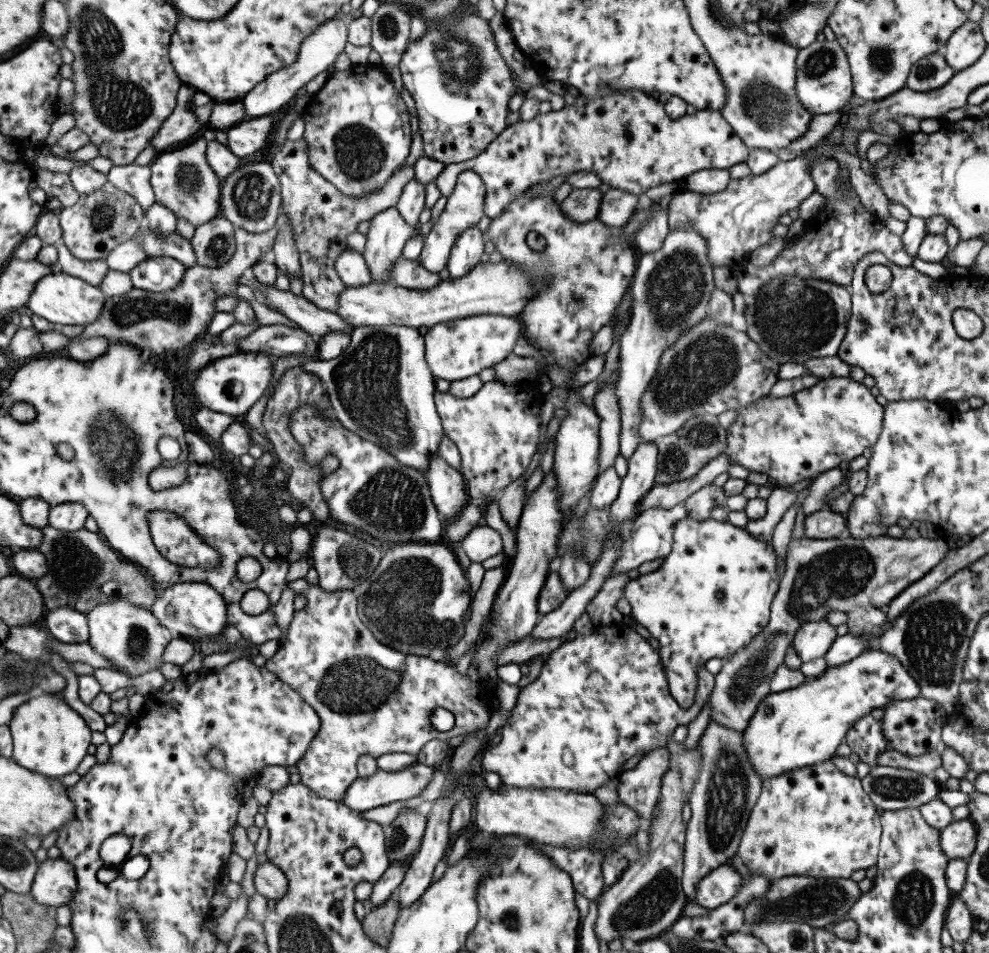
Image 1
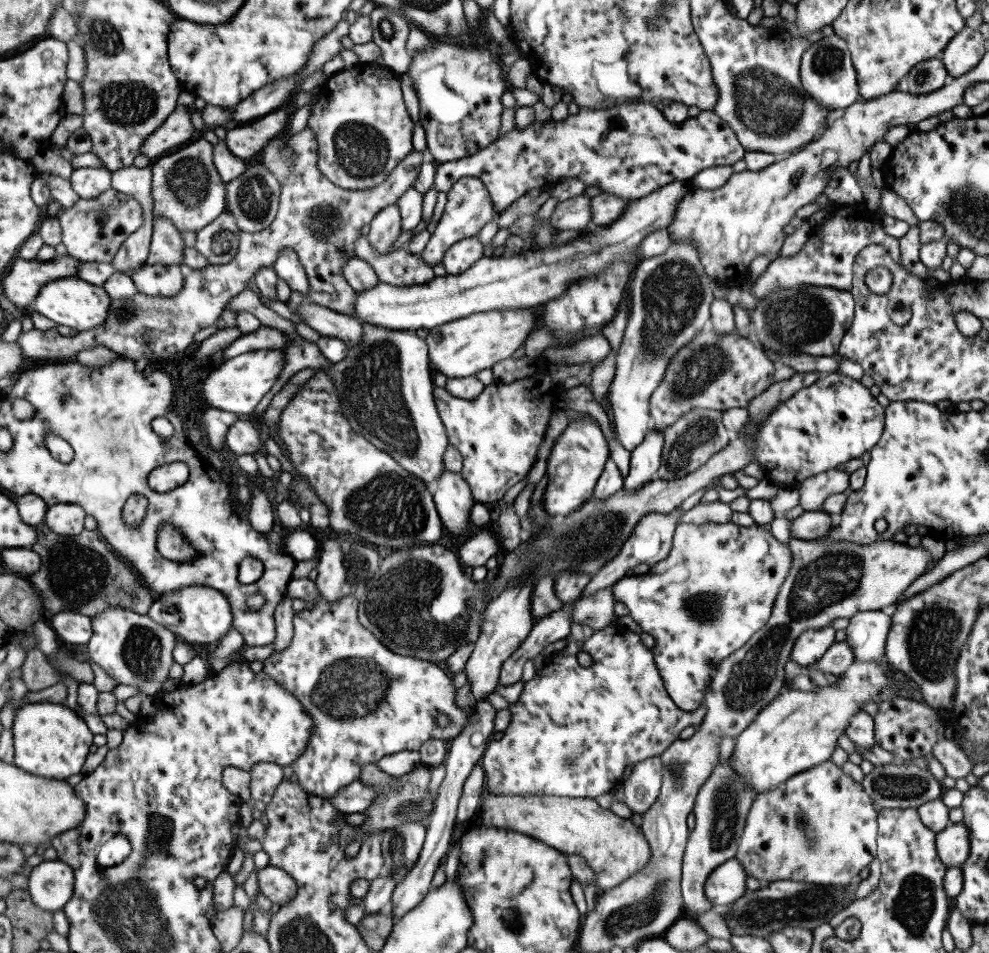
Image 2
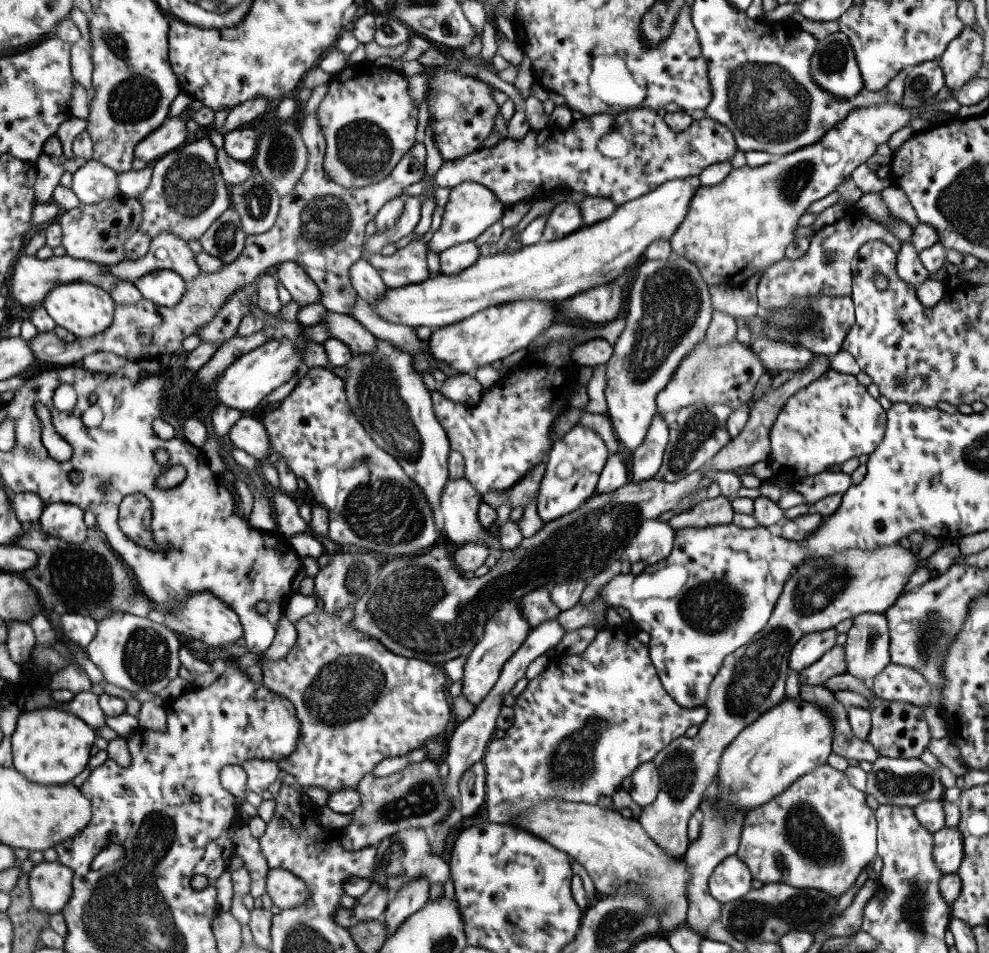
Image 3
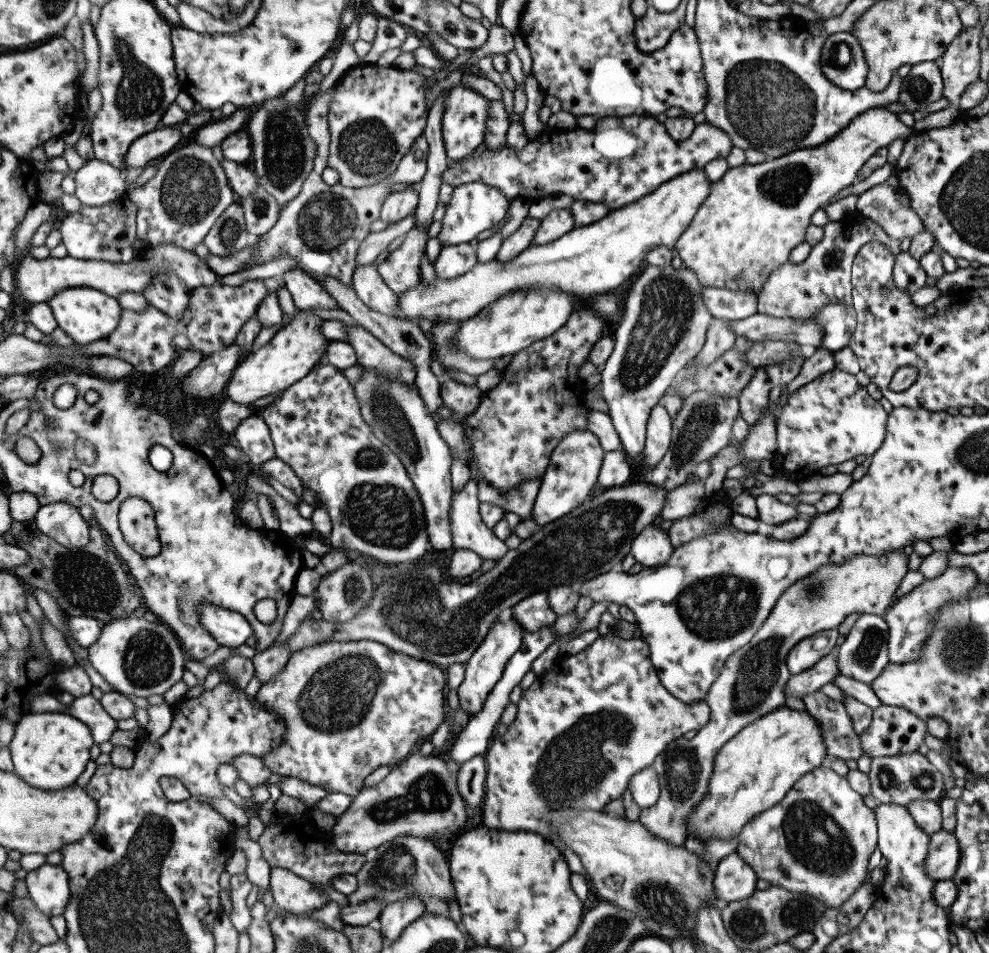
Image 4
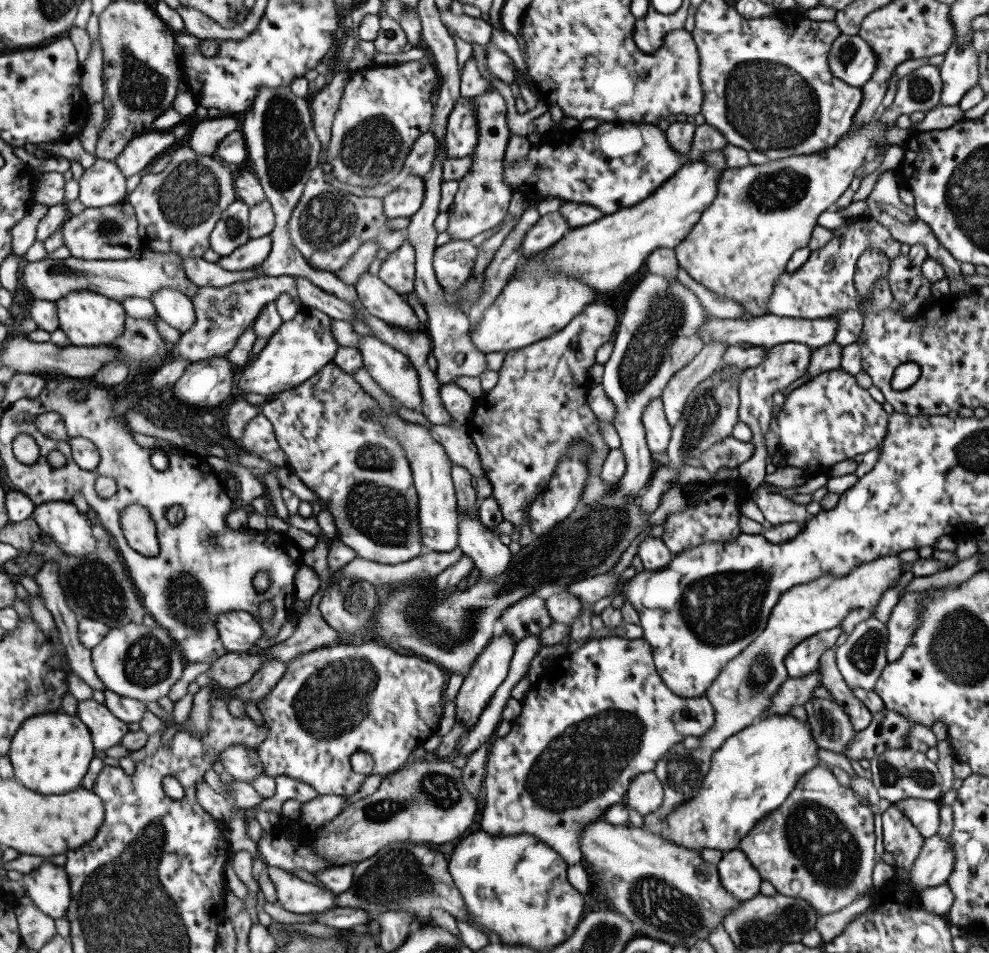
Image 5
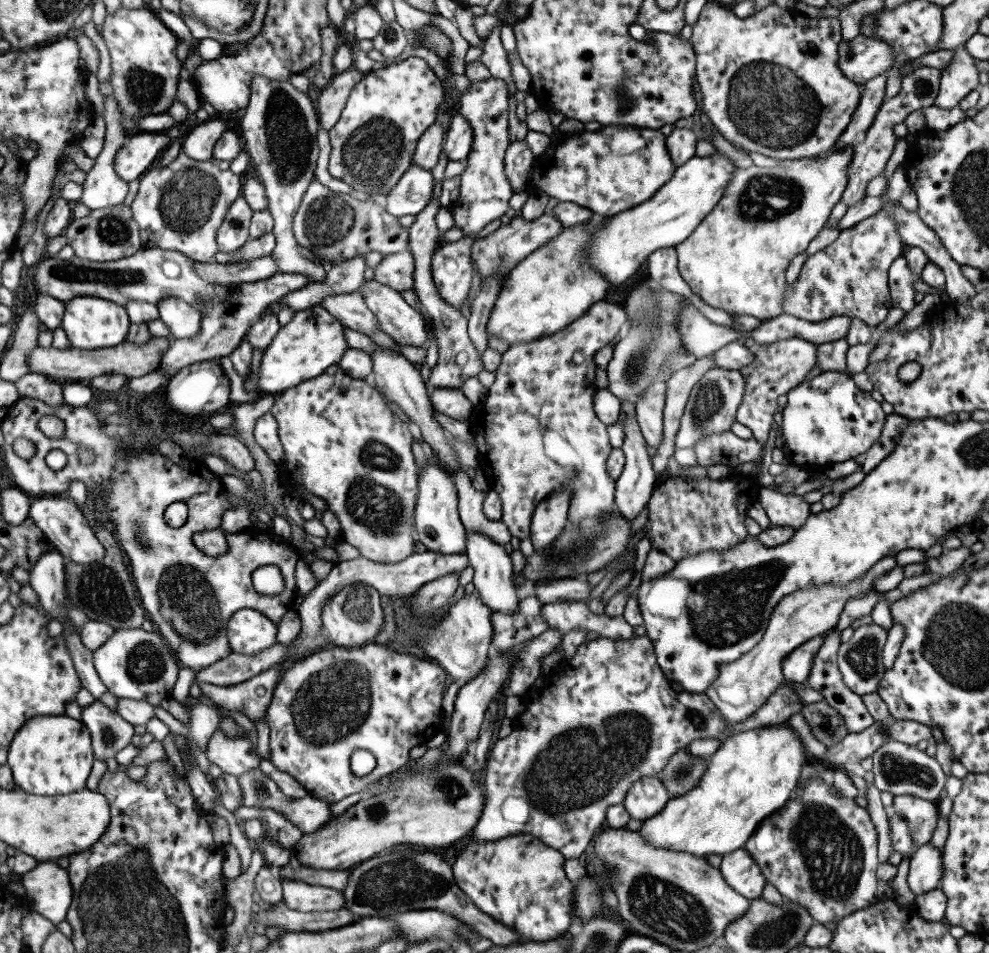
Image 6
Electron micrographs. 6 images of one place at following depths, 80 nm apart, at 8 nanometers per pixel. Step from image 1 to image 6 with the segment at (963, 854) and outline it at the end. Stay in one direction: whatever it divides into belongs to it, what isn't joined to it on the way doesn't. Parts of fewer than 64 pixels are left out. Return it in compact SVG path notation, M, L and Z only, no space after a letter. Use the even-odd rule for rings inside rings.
M929 843L920 846L909 860L906 882L914 895L938 888L945 872L941 863L941 848L937 849Z

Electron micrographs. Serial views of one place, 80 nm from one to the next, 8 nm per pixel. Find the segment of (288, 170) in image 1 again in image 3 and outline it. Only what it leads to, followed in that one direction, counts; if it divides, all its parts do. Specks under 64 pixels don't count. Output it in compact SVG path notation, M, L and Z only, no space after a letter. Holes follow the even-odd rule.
M309 112L299 124L299 132L302 141L305 143L308 155L307 166L303 174L298 178L293 190L285 196L279 196L278 213L273 223L272 228L259 234L246 235L246 239L237 255L237 258L230 263L225 264L215 271L202 272L196 276L191 282L185 284L185 292L181 295L179 302L175 306L164 307L155 306L153 303L142 298L137 304L119 304L116 303L116 318L114 324L105 330L105 333L95 334L93 337L77 337L72 343L63 342L61 338L57 338L55 332L37 333L36 336L27 341L31 344L33 354L41 361L48 362L53 365L73 366L81 364L83 357L91 355L98 351L113 352L114 354L123 356L133 363L142 366L142 370L149 373L155 373L161 366L166 365L169 359L177 350L181 350L181 342L183 338L191 336L205 326L207 322L211 322L211 318L217 314L217 310L225 300L229 299L231 293L237 292L242 286L251 285L256 282L256 279L268 267L277 265L284 260L292 260L298 264L317 285L320 292L319 303L324 306L325 310L338 314L351 314L351 307L354 300L357 298L354 288L351 286L348 270L354 261L360 258L362 243L365 237L363 236L363 228L370 220L373 220L377 211L393 197L399 196L402 188L415 184L424 176L424 160L426 152L423 143L417 139L413 146L399 159L399 162L391 169L391 172L379 182L362 186L361 188L350 189L344 186L339 186L333 181L326 179L323 168L323 155L325 152L326 142L321 130L317 124L317 114Z

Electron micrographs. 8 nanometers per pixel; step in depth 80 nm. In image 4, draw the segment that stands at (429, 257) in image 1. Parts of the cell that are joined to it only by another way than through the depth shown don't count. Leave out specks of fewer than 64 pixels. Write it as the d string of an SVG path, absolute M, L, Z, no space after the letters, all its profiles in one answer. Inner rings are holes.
M468 182L454 187L452 196L447 203L444 215L440 220L439 238L442 246L475 242L475 236L483 230L489 230L507 214L509 200L498 188L484 182Z

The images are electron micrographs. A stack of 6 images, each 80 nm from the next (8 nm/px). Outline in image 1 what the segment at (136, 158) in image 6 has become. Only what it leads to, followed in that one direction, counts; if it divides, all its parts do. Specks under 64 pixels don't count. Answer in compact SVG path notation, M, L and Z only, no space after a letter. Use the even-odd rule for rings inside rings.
M181 86L181 98L177 98L177 106L158 128L157 134L152 138L152 147L156 154L181 145L190 136L193 136L200 126L186 103L195 90L189 86Z

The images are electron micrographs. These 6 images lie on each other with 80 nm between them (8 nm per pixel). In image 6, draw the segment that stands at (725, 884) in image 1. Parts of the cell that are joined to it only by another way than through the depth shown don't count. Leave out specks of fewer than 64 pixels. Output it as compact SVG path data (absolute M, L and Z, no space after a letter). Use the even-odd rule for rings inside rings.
M737 849L725 854L721 858L718 870L721 877L737 894L749 900L761 897L761 890L765 886L766 878L760 873L755 862L745 849Z

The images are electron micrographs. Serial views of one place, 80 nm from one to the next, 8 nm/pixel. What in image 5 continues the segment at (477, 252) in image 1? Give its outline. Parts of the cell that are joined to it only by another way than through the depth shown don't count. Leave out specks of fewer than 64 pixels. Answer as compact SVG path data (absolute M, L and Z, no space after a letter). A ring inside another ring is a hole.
M451 240L434 248L432 269L436 283L446 292L454 292L473 273L477 244L472 240Z

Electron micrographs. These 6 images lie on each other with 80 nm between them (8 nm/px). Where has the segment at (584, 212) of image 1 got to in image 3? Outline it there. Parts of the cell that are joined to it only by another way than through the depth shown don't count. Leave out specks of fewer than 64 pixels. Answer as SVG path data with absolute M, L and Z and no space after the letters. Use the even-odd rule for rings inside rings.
M557 203L546 216L541 241L552 241L581 228L578 203Z

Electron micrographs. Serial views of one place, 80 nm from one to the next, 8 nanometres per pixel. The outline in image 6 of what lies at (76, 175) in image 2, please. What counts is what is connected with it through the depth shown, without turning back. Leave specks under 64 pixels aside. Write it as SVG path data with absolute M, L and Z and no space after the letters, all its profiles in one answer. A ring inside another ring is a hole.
M105 96L105 112L103 113L105 124L107 124L107 134L105 134L105 144L103 150L99 154L99 158L94 159L94 165L90 168L85 178L85 182L81 184L82 192L79 202L83 203L90 210L109 208L123 204L127 194L129 194L129 184L123 180L115 170L115 159L118 149L126 142L124 127L121 124L123 117L118 109L117 99Z

